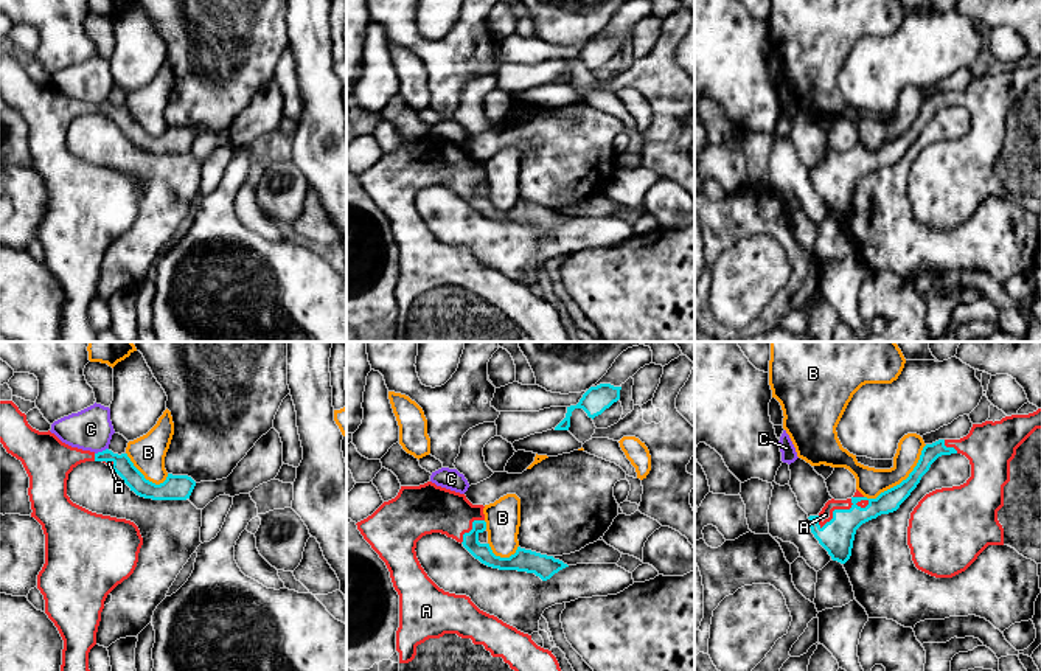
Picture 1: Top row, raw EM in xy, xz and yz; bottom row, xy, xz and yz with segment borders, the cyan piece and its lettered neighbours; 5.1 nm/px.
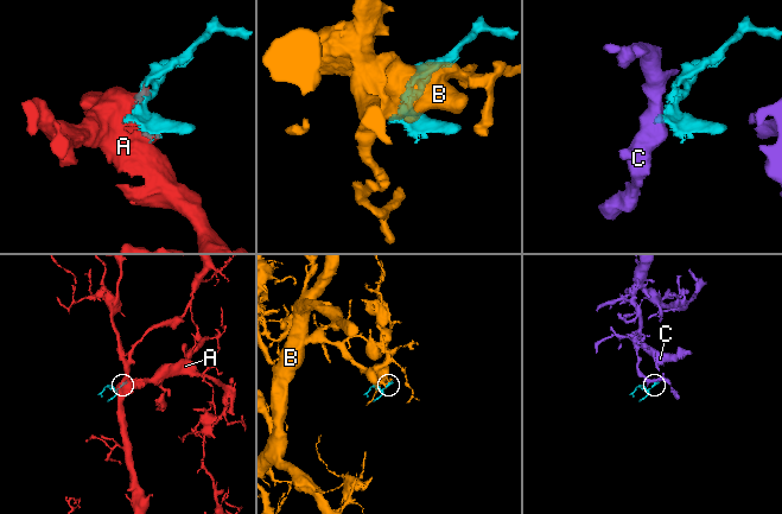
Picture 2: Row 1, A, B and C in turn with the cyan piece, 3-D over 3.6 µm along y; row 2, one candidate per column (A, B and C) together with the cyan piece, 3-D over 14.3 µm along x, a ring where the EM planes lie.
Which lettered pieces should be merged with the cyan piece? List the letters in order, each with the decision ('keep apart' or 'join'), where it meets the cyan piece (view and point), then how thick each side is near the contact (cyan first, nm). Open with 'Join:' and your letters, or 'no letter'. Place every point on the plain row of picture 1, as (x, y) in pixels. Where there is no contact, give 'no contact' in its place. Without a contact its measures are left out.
Join: A
A: join | yz (841, 162) | 180/70 nm
B: keep apart | yz (903, 132) | 120/150 nm
C: keep apart | xy (103, 103) | 100/220 nm

